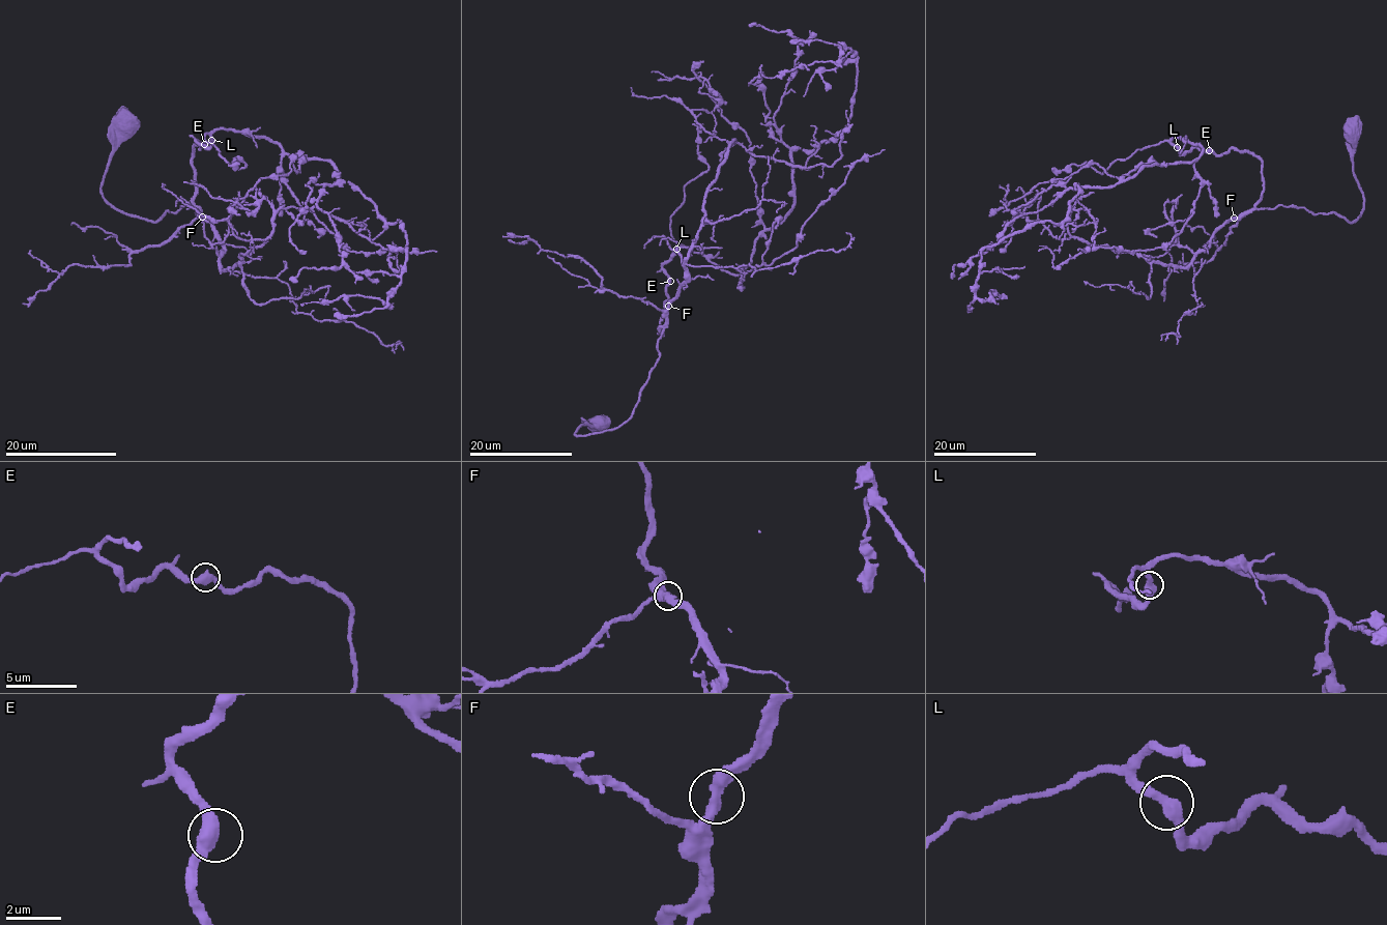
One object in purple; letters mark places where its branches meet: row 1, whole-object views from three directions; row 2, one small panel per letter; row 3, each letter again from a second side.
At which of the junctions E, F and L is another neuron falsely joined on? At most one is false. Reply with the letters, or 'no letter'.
no letter

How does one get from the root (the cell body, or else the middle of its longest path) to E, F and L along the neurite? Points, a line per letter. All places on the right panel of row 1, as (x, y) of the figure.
E: (1352, 129), (1363, 208), (1351, 222), (1304, 208), (1257, 208), (1262, 162), (1236, 149), (1209, 150)
F: (1352, 129), (1353, 173), (1363, 198), (1363, 208), (1354, 221), (1284, 205), (1245, 210), (1234, 219)
L: (1352, 129), (1363, 208), (1351, 222), (1257, 208), (1258, 157), (1177, 146)

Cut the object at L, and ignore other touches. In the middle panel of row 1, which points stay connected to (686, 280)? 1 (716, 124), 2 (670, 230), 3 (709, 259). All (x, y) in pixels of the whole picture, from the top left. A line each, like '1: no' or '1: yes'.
1: yes
2: no
3: no

